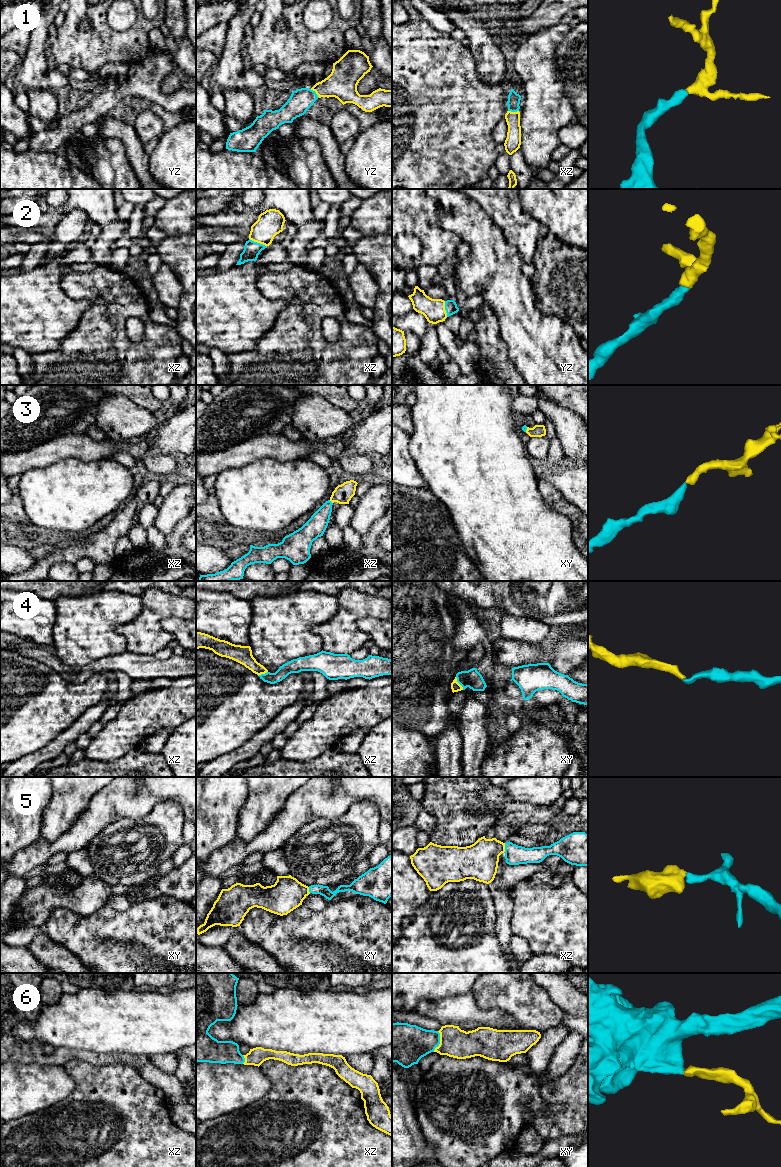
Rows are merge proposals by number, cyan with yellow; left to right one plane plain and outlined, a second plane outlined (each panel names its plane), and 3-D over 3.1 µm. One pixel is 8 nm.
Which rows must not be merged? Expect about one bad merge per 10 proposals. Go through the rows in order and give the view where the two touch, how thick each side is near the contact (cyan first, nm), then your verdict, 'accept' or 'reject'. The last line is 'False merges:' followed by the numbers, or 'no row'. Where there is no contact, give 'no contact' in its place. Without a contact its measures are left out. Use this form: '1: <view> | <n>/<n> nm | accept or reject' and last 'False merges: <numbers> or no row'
1: yz | 180/240 nm | accept
2: xz | 130/200 nm | accept
3: xz | 160/150 nm | accept
4: xy | 150/80 nm | accept
5: xz | 160/300 nm | accept
6: xy | 300/240 nm | accept
False merges: no row

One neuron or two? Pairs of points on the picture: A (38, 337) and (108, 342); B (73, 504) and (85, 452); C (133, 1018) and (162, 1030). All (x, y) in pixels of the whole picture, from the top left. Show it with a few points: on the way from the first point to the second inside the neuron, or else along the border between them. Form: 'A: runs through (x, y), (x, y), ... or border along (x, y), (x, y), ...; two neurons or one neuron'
A: border along (79, 323), (61, 341), (58, 349), (42, 352); two neurons
B: border along (60, 459), (78, 458), (82, 461), (106, 460); two neurons
C: runs through (140, 1023), (155, 1024); one neuron

